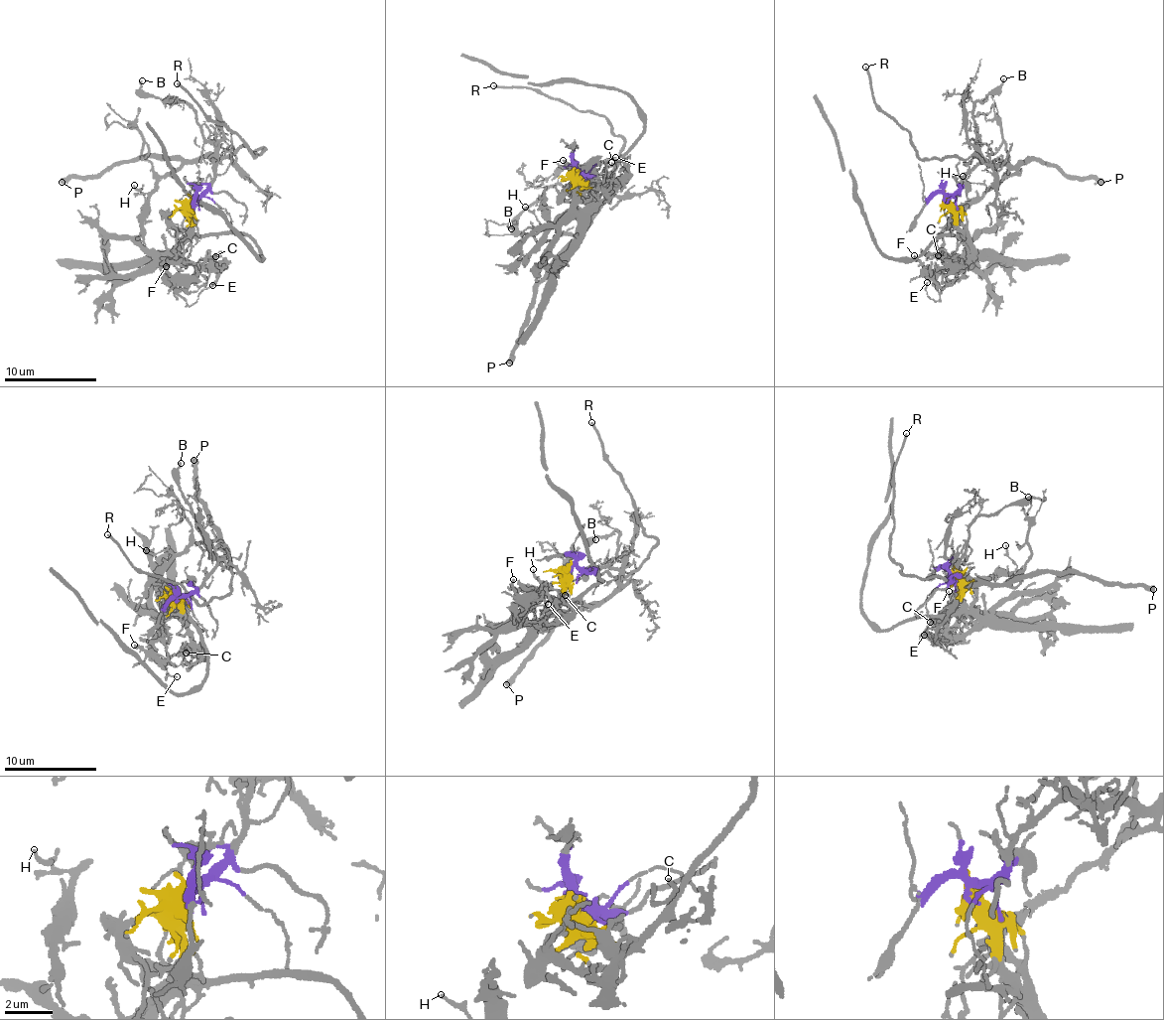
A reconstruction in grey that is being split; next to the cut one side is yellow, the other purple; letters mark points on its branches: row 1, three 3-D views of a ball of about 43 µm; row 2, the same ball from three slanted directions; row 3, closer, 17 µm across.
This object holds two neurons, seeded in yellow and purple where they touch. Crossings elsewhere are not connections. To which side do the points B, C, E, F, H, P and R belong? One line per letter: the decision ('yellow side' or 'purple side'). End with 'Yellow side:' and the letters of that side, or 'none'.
B: purple side
C: yellow side
E: yellow side
F: yellow side
H: purple side
P: purple side
R: purple side
Yellow side: C, E, F

